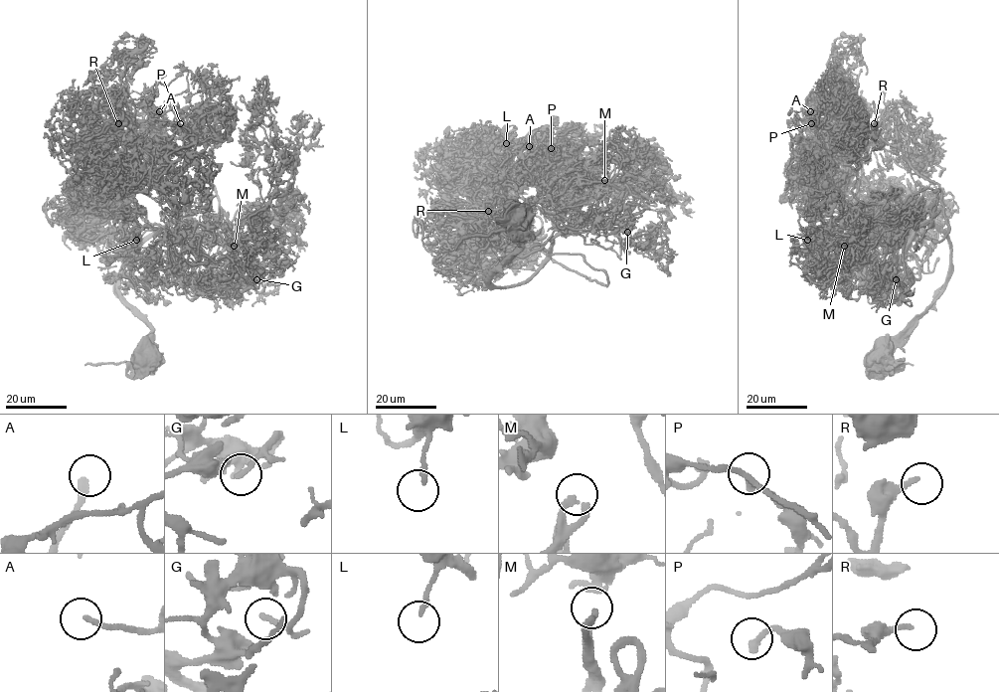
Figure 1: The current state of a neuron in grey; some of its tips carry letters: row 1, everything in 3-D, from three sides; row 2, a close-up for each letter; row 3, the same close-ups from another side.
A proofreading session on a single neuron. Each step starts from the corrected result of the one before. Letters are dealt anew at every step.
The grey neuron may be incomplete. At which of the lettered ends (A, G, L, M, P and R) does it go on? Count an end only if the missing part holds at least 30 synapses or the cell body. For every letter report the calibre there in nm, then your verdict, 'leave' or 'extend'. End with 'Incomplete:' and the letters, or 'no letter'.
A: 200 nm thick; extend
G: 170 nm thick; leave
L: 160 nm thick; leave
M: 280 nm thick; leave
P: 240 nm thick; leave
R: 190 nm thick; extend
Incomplete: A, R

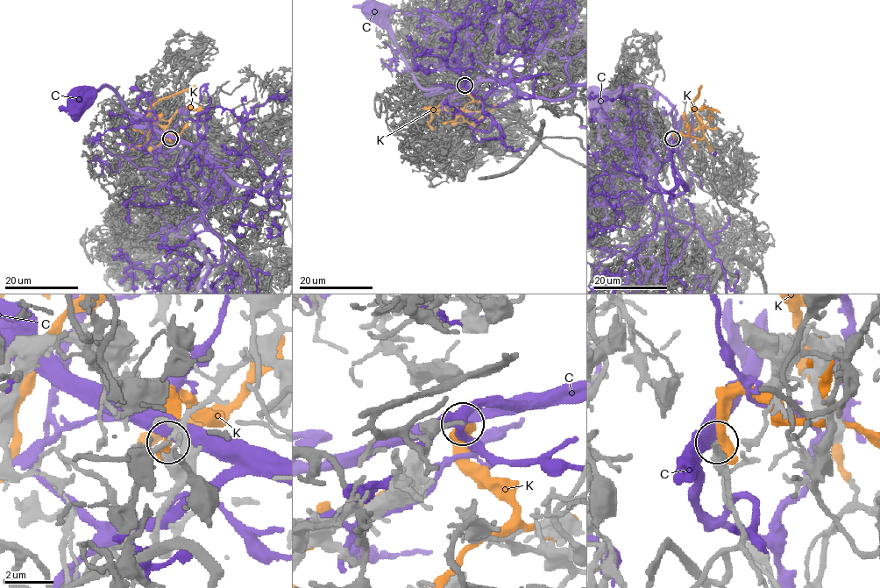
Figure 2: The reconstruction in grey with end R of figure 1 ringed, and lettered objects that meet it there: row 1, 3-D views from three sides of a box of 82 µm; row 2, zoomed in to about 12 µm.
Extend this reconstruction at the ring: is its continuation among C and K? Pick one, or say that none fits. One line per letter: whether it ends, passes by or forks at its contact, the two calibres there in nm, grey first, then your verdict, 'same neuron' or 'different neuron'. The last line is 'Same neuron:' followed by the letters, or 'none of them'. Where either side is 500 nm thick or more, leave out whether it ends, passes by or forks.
C: it passes by; calibres 180 and 480 nm; different neuron
K: calibres 220 and 600 nm; different neuron
Same neuron: none of them

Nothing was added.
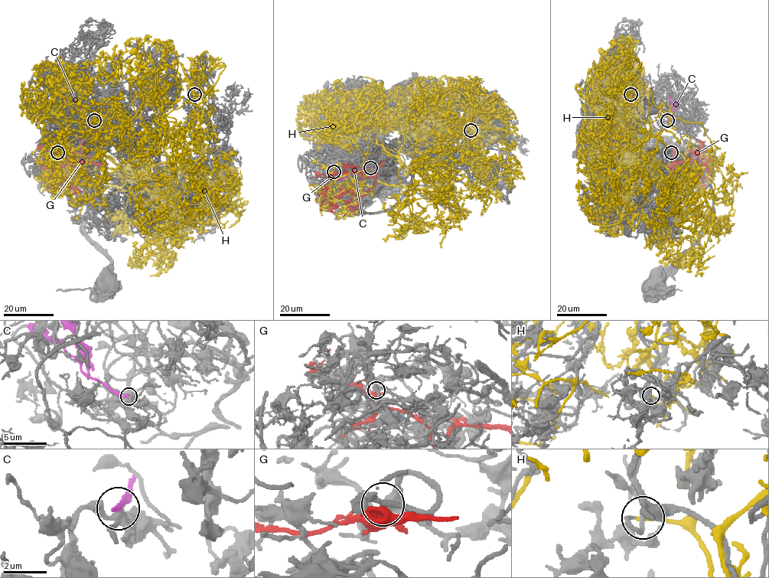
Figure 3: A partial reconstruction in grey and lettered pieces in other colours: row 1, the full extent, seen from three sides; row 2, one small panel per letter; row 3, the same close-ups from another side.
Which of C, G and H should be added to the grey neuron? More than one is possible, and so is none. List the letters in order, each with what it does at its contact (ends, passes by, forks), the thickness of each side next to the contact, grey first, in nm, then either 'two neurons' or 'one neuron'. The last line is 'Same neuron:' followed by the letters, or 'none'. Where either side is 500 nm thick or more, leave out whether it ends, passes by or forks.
C: it ends; calibres 340 and 300 nm; two neurons
G: it ends; calibres 100 and 100 nm; two neurons
H: it ends; calibres 160 and 280 nm; two neurons
Same neuron: none

